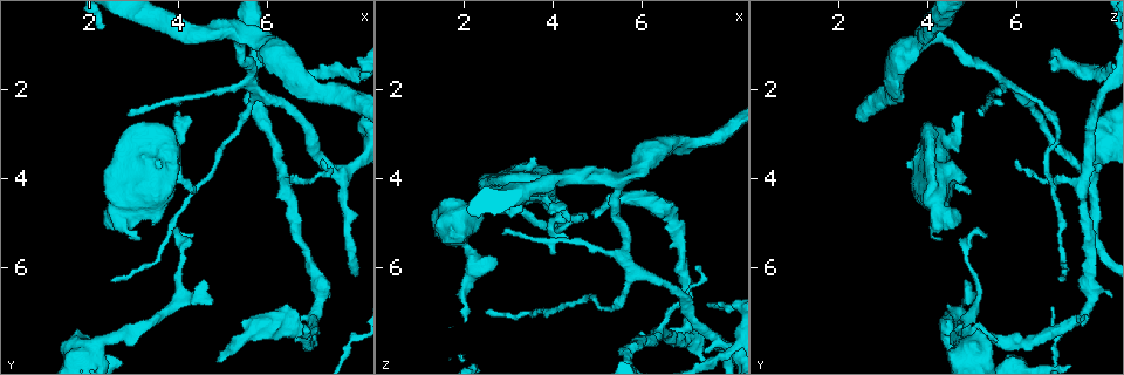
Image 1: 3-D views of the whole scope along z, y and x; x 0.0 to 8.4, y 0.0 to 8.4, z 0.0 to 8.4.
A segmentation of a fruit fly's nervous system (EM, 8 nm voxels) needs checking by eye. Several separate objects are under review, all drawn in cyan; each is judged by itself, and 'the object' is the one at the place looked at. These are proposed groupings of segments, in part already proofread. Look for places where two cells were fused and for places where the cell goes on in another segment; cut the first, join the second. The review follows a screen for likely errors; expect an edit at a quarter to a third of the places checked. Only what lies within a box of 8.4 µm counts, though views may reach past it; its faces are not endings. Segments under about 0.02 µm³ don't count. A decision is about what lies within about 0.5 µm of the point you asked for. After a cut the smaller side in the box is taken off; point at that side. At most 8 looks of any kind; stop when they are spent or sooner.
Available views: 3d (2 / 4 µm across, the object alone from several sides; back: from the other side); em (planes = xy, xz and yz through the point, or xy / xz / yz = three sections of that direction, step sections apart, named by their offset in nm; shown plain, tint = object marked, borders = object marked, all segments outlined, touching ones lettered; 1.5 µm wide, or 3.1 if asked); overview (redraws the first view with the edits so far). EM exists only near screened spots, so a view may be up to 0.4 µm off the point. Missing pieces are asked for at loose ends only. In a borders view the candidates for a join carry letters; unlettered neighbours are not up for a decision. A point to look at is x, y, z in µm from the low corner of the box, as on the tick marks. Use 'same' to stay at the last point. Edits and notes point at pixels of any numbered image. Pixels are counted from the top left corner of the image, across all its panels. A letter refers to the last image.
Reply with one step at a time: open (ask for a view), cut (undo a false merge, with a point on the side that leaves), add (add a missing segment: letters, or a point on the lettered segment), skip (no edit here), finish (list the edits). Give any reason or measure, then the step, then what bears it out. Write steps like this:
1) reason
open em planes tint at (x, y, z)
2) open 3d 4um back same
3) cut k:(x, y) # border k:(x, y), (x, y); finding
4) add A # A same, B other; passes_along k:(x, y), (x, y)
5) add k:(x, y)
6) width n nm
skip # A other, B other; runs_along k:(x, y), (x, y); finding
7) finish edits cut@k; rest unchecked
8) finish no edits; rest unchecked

thin end
open 3d 2um at (4.25, 4.40, 4.85)

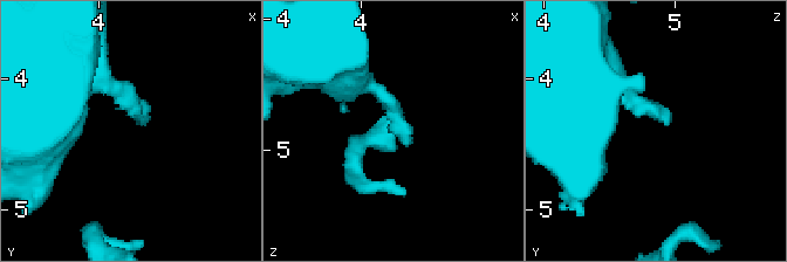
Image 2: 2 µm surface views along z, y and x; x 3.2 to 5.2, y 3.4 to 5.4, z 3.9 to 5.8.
open em planes borders at (4.28, 4.34, 4.92)

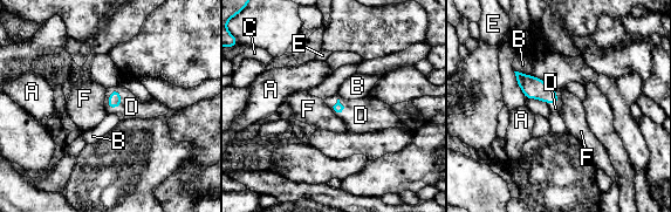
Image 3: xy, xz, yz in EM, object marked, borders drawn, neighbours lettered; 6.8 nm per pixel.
add D # A other, B other, C other, D same, E other, F other; the cell continues

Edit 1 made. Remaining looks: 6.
see it whole again
open overview

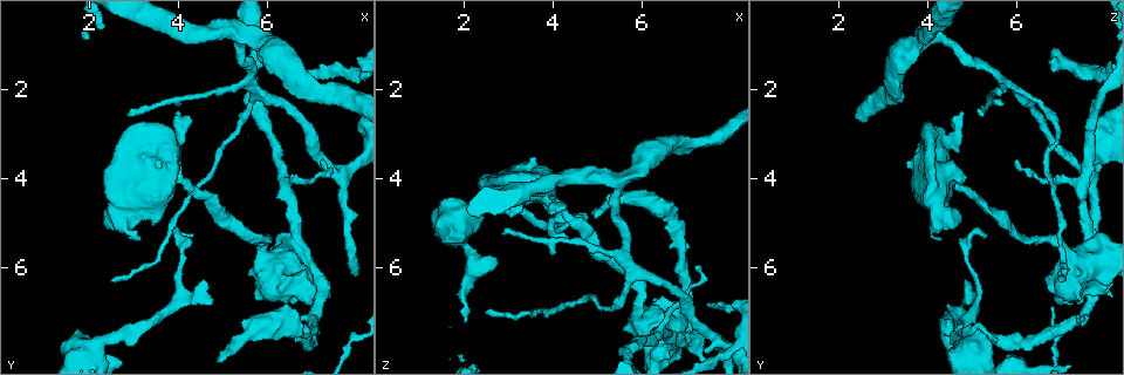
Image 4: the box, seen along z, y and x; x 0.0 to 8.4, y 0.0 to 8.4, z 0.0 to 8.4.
open 3d 2um at (2.55, 6.30, 7.00)

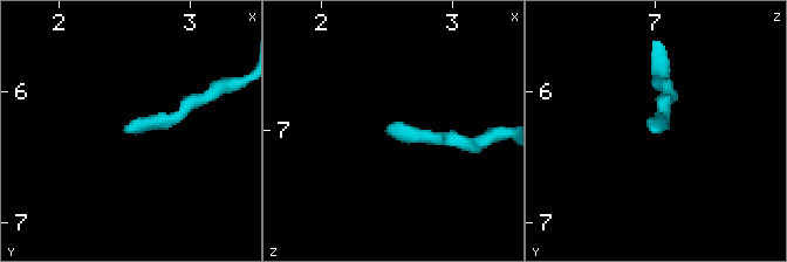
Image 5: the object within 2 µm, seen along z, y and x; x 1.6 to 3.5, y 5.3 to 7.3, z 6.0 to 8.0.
now the EM
open em yz step 4 tint at (2.52, 6.32, 7.00)

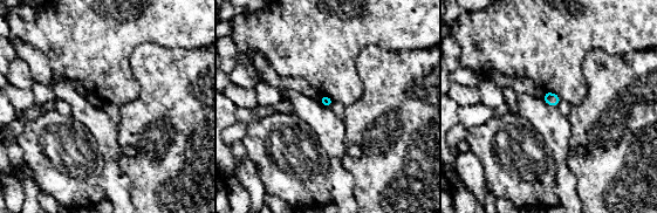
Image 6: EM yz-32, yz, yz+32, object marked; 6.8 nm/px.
what lies round it
open em yz step 4 borders same

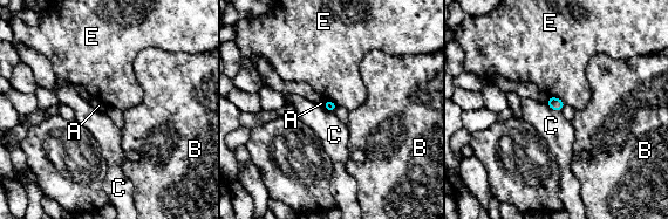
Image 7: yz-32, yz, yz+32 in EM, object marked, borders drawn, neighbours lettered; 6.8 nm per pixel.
skip # A other, B other, C other, E other; no lettered segment goes on from it

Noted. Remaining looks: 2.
thick turns thin
open em xy step 8 tint at (6.65, 7.40, 4.85)

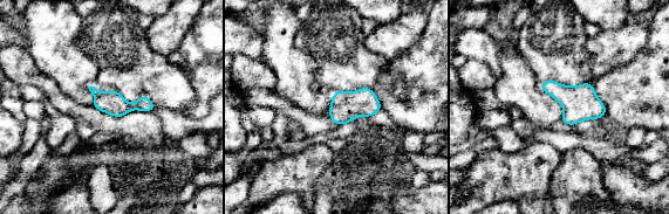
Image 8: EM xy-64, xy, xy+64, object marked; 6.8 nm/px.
open em planes borders same

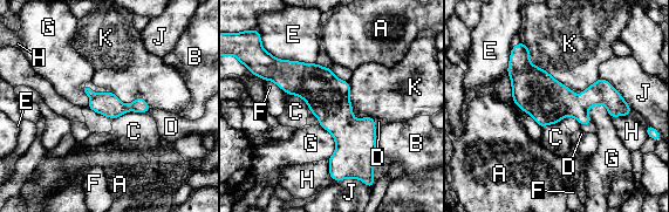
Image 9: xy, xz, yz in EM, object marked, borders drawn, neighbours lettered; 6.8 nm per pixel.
skip # A other, B other, C other, D other, E other, F other, G other, H other, J other, K other; runs_along 9:(514, 49), (557, 101), (609, 97), (627, 110); all the same cell

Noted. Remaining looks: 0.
finish edits add@3; rest unchecked

